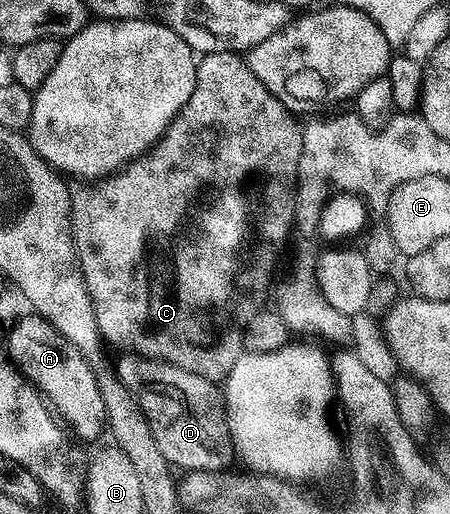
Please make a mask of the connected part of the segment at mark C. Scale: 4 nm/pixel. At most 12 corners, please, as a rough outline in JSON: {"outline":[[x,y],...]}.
{"outline":[[237,52],[74,188],[103,341],[225,381],[295,227]]}

